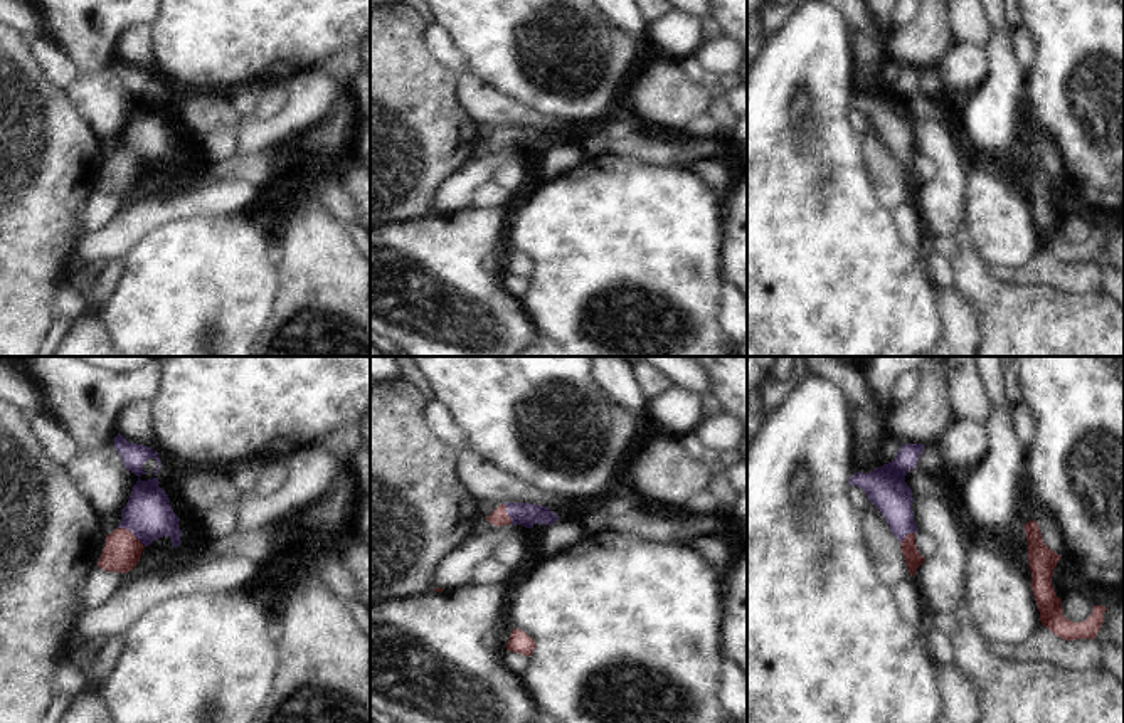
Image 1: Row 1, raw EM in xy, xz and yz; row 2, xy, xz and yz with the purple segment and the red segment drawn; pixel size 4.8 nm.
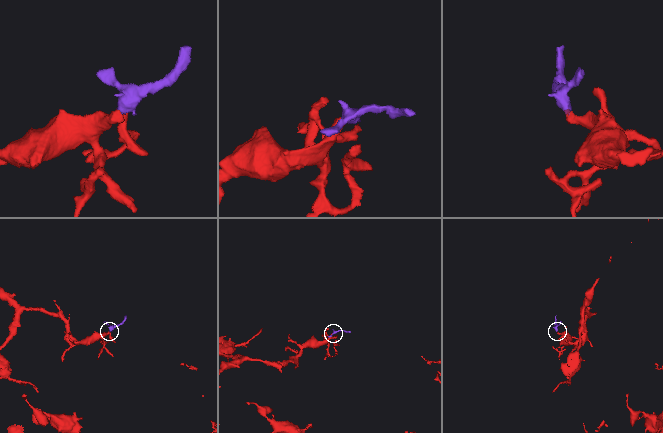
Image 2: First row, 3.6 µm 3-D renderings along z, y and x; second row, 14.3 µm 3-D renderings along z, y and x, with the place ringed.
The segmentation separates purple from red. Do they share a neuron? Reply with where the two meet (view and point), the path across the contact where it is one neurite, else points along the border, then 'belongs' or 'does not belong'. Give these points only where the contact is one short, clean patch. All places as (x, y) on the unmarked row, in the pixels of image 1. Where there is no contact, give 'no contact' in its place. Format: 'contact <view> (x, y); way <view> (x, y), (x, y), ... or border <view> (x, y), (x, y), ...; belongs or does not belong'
contact xy (132, 155); way xy (148, 138), (132, 155), (121, 175); belongs

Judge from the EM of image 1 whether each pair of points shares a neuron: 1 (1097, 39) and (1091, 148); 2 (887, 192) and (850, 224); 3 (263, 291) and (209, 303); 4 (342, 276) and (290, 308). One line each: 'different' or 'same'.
1: same
2: different
3: same
4: same

